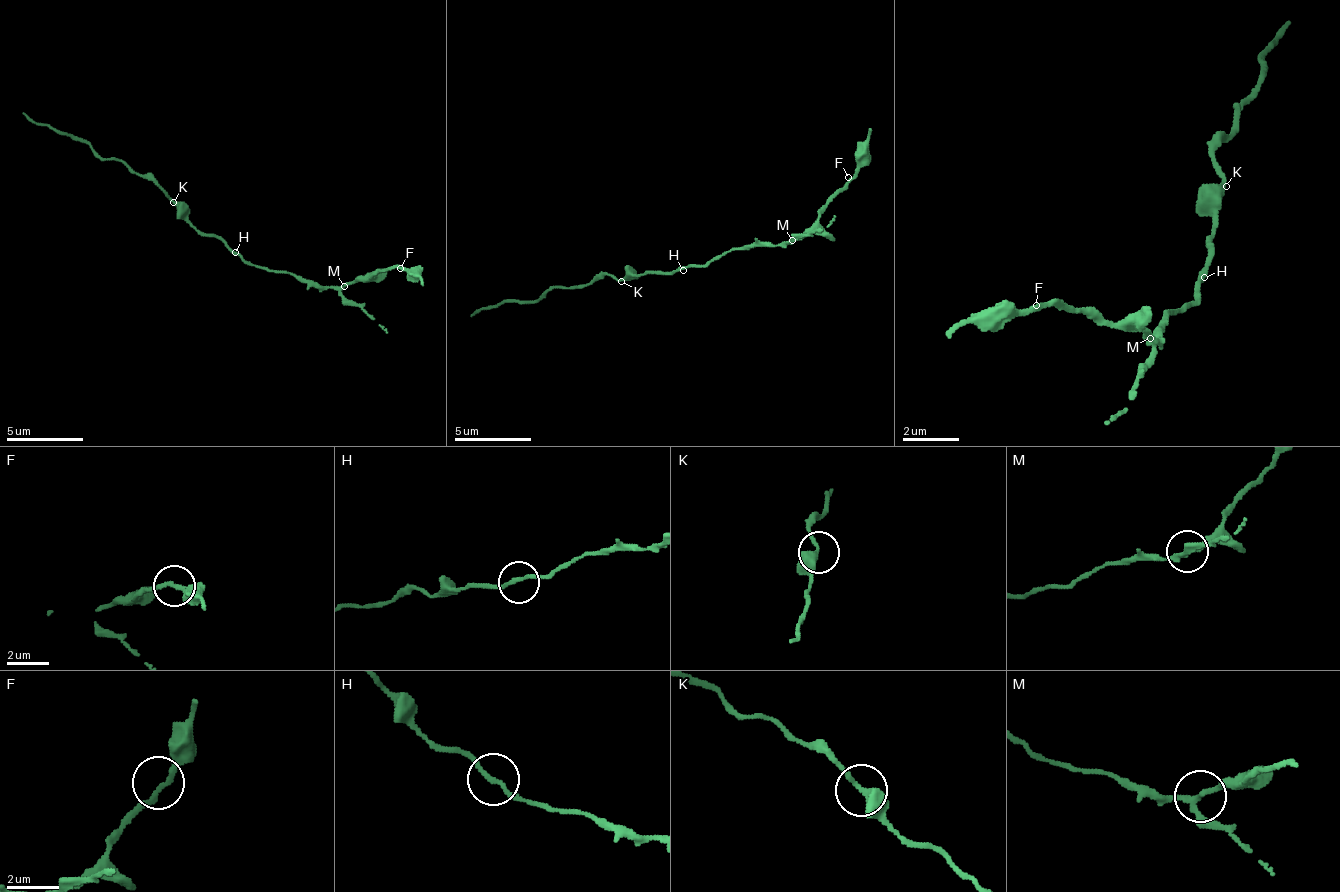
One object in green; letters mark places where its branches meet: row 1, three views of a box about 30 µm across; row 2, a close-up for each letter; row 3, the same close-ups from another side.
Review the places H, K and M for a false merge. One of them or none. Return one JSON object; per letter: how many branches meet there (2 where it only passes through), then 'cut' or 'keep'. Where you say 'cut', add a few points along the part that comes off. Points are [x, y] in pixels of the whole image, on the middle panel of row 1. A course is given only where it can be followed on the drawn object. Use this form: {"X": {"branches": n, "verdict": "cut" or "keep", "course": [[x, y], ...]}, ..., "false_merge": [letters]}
{"H": {"branches": 2, "verdict": "keep"}, "K": {"branches": 2, "verdict": "keep"}, "M": {"branches": 3, "verdict": "cut", "course": [[791, 239], [806, 231], [856, 170], [856, 147], [871, 127]]}, "false_merge": ["M"]}

